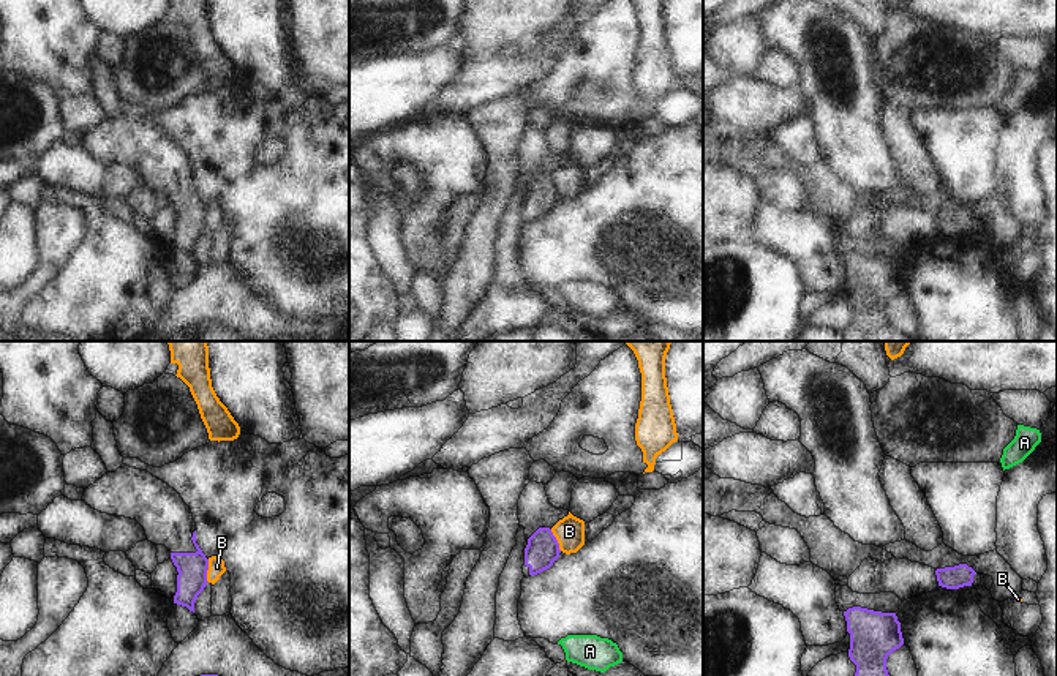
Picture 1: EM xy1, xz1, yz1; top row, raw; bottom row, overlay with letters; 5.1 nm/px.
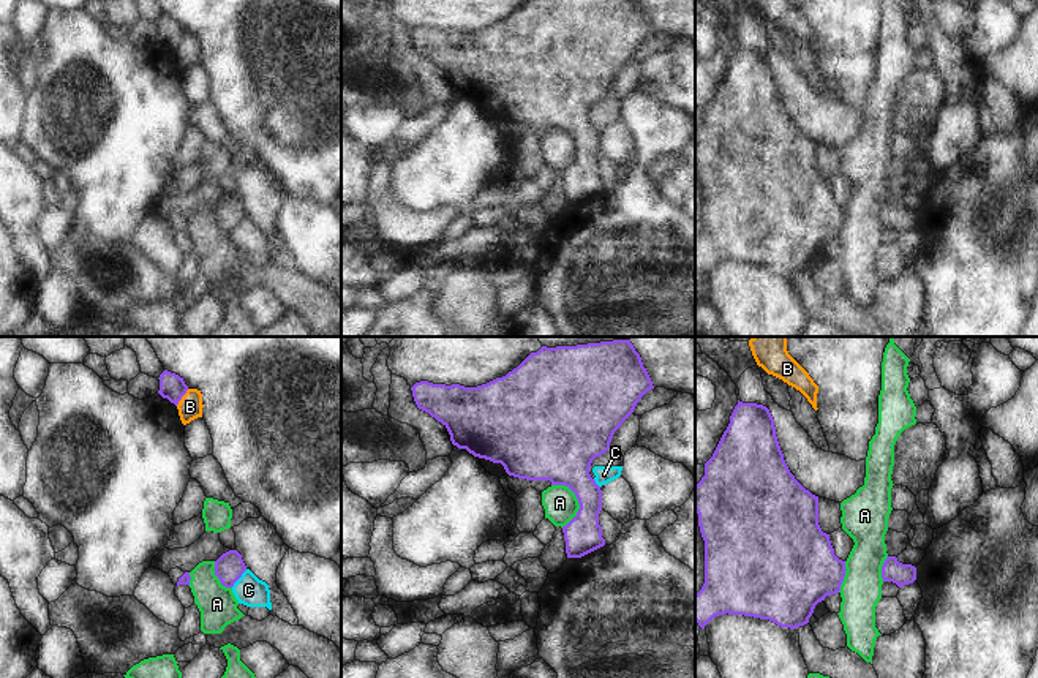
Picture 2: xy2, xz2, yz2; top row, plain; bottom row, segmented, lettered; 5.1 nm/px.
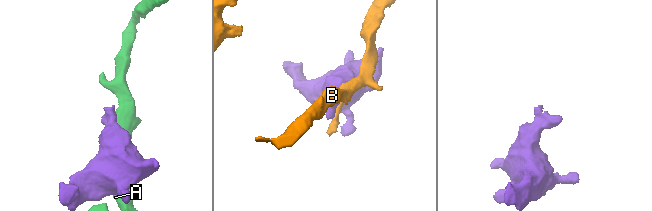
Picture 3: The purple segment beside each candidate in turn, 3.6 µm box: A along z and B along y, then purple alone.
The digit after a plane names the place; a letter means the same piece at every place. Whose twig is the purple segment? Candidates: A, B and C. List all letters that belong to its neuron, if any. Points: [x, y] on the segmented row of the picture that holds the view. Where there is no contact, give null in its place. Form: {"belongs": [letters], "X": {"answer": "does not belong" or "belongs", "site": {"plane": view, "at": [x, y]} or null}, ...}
{"belongs": [], "A": {"answer": "does not belong", "site": {"plane": "xz2", "at": [577, 498]}}, "B": {"answer": "does not belong", "site": {"plane": "xy1", "at": [207, 569]}}, "C": {"answer": "does not belong", "site": {"plane": "xy2", "at": [239, 577]}}}

